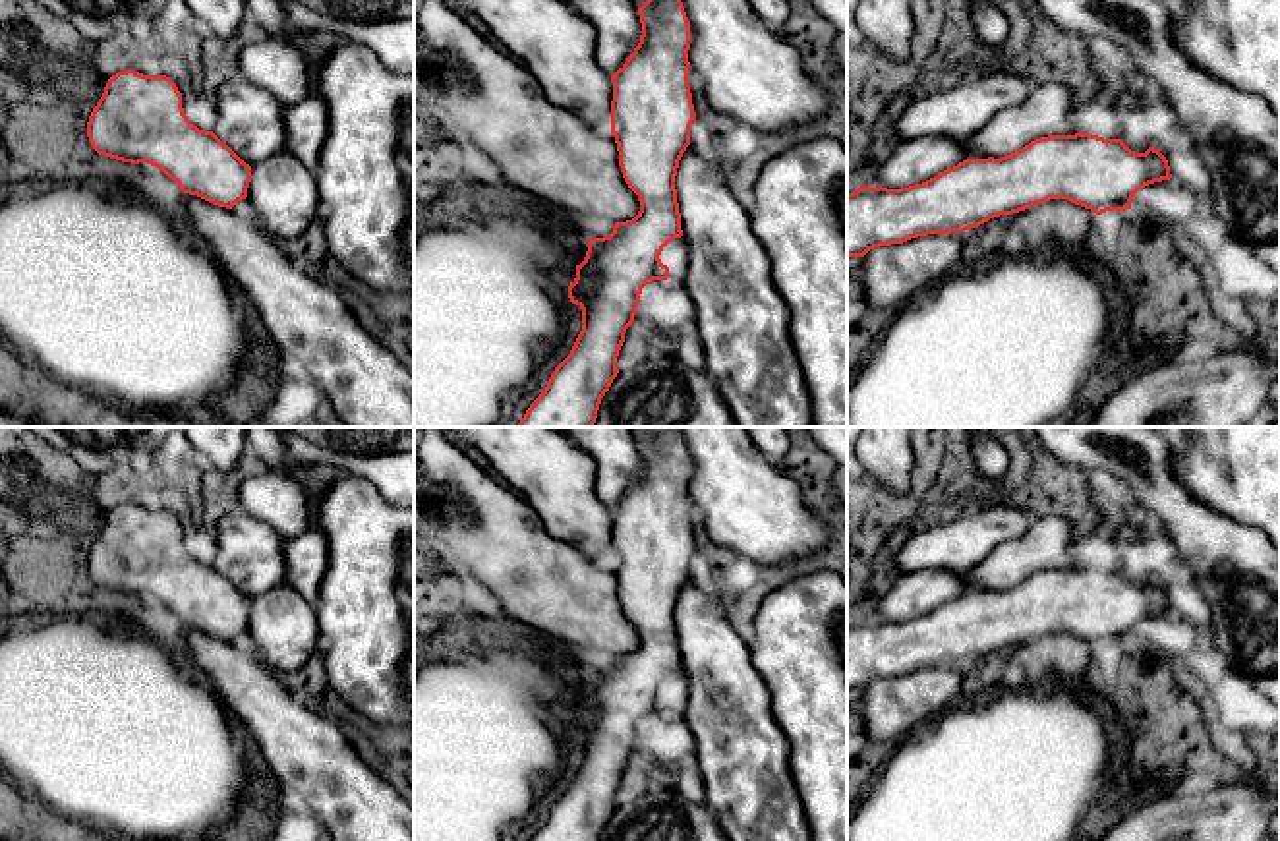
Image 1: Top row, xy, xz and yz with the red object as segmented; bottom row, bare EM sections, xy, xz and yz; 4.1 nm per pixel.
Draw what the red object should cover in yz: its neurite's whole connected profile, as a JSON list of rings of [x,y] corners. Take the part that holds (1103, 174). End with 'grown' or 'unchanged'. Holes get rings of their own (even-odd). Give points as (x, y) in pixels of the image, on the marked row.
[[[1089,133],[1048,135],[1023,149],[994,159],[967,159],[938,176],[901,189],[862,186],[847,191],[847,259],[864,257],[880,246],[903,244],[928,234],[978,228],[1000,215],[1013,215],[1050,199],[1067,199],[1096,215],[1131,209],[1135,193],[1154,182],[1170,180],[1160,149],[1131,151],[1121,139]]]; unchanged

